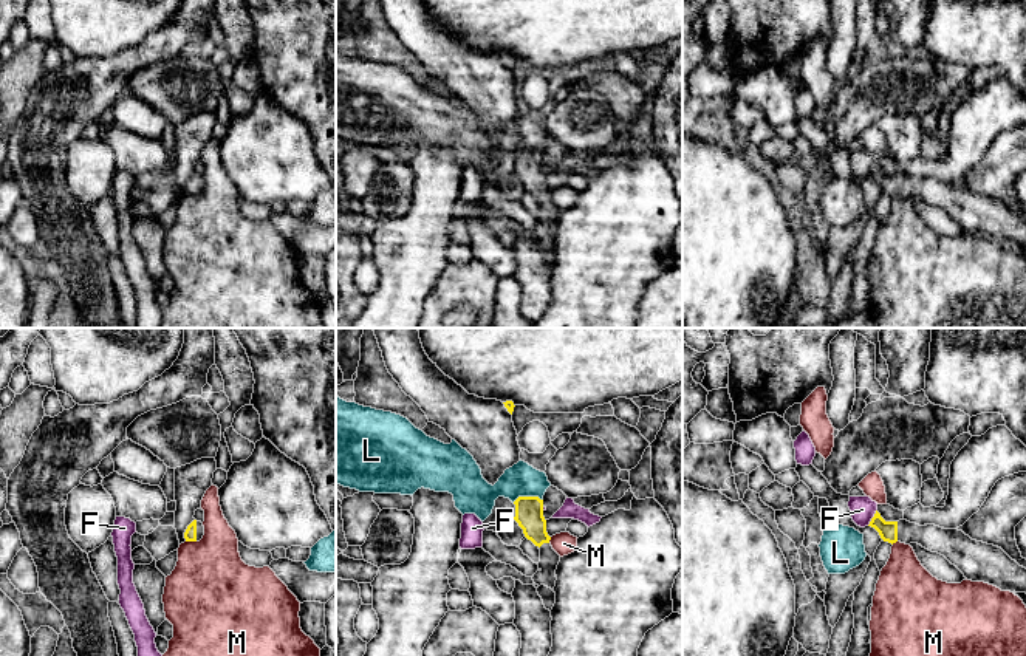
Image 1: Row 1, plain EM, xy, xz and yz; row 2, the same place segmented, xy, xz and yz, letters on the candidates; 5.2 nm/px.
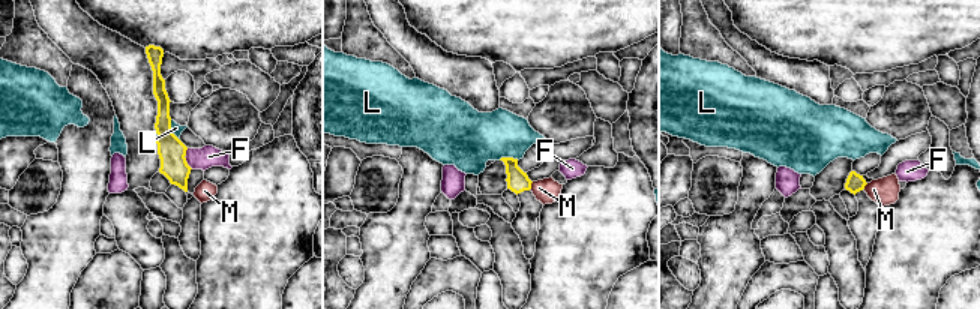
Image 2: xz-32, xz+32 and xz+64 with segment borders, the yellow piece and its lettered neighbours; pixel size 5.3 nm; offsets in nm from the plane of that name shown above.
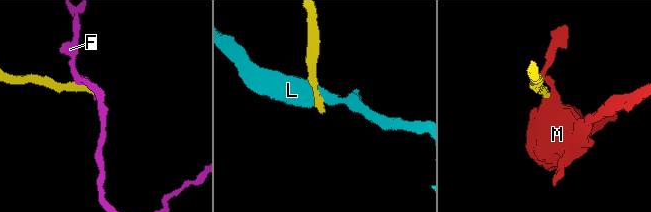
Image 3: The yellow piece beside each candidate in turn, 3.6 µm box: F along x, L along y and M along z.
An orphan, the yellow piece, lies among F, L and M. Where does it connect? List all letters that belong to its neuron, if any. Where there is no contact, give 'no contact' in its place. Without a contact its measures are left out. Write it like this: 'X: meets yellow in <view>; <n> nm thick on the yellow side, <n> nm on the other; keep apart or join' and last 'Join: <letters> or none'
F: meets yellow in yz; 100 nm thick on the yellow side, 130 nm on the other; keep apart
L: meets yellow in xz; 140 nm thick on the yellow side, 180 nm on the other; keep apart
M: meets yellow in xy; 60 nm thick on the yellow side, 400 nm on the other; keep apart
Join: none

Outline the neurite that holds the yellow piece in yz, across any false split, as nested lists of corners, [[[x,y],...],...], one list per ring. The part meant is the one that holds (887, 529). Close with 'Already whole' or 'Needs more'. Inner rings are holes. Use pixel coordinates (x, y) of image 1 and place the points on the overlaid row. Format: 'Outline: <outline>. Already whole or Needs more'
Outline: [[[876,511],[870,524],[888,543],[918,543],[944,555],[967,580],[984,582],[1001,591],[1026,593],[1026,568],[1012,560],[1001,548],[972,540],[963,531],[935,524],[919,526],[907,520],[885,521]]]. Needs more

